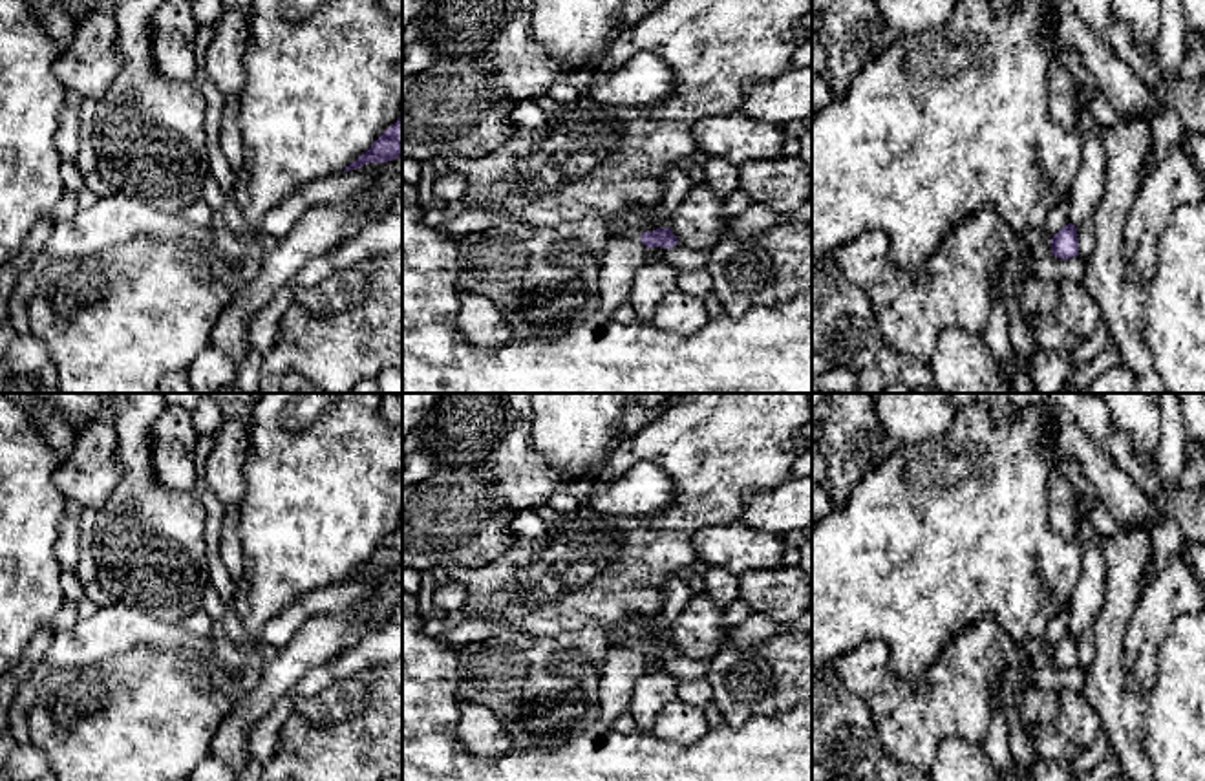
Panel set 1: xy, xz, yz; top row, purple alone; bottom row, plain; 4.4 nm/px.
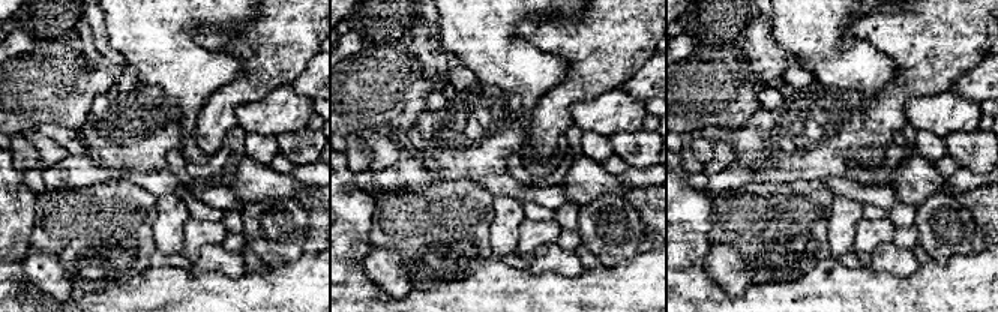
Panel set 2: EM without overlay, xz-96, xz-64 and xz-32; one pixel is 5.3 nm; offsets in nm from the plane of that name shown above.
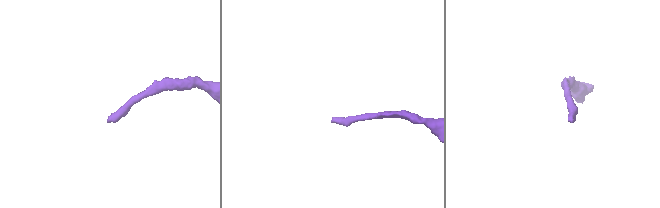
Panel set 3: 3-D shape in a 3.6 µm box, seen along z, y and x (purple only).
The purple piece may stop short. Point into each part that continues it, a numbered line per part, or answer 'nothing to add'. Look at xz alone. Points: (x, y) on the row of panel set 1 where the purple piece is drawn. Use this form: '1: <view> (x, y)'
1: xz (617, 227)

